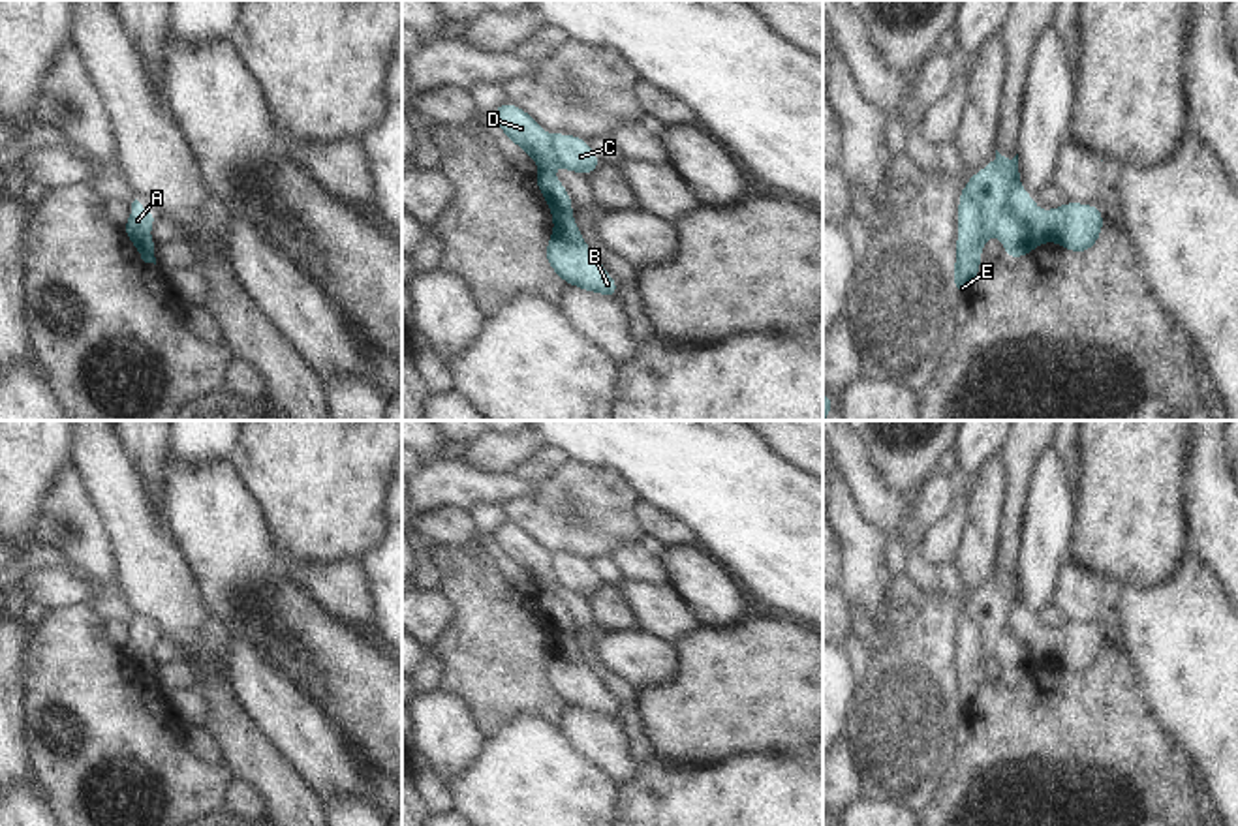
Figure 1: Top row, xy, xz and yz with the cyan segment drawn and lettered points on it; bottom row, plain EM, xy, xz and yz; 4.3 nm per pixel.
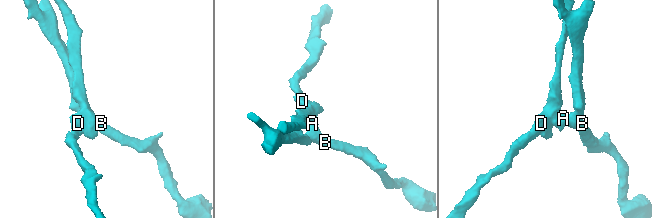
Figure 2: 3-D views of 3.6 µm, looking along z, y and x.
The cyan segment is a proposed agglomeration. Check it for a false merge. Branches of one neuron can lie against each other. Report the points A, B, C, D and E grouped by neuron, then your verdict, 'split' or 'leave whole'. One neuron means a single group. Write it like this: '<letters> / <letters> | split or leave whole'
A B C E / D | split

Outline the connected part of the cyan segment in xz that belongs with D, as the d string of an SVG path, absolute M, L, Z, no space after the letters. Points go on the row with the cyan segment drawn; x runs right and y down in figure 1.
M502 101L492 111L492 120L509 141L513 141L537 163L539 171L534 176L534 184L547 199L549 210L573 214L569 191L552 173L554 154L550 150L550 135L532 118L530 113L511 101Z

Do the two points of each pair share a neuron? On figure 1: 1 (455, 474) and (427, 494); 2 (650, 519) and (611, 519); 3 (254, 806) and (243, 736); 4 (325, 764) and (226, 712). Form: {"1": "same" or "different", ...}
{"1": "same", "2": "different", "3": "different", "4": "different"}

